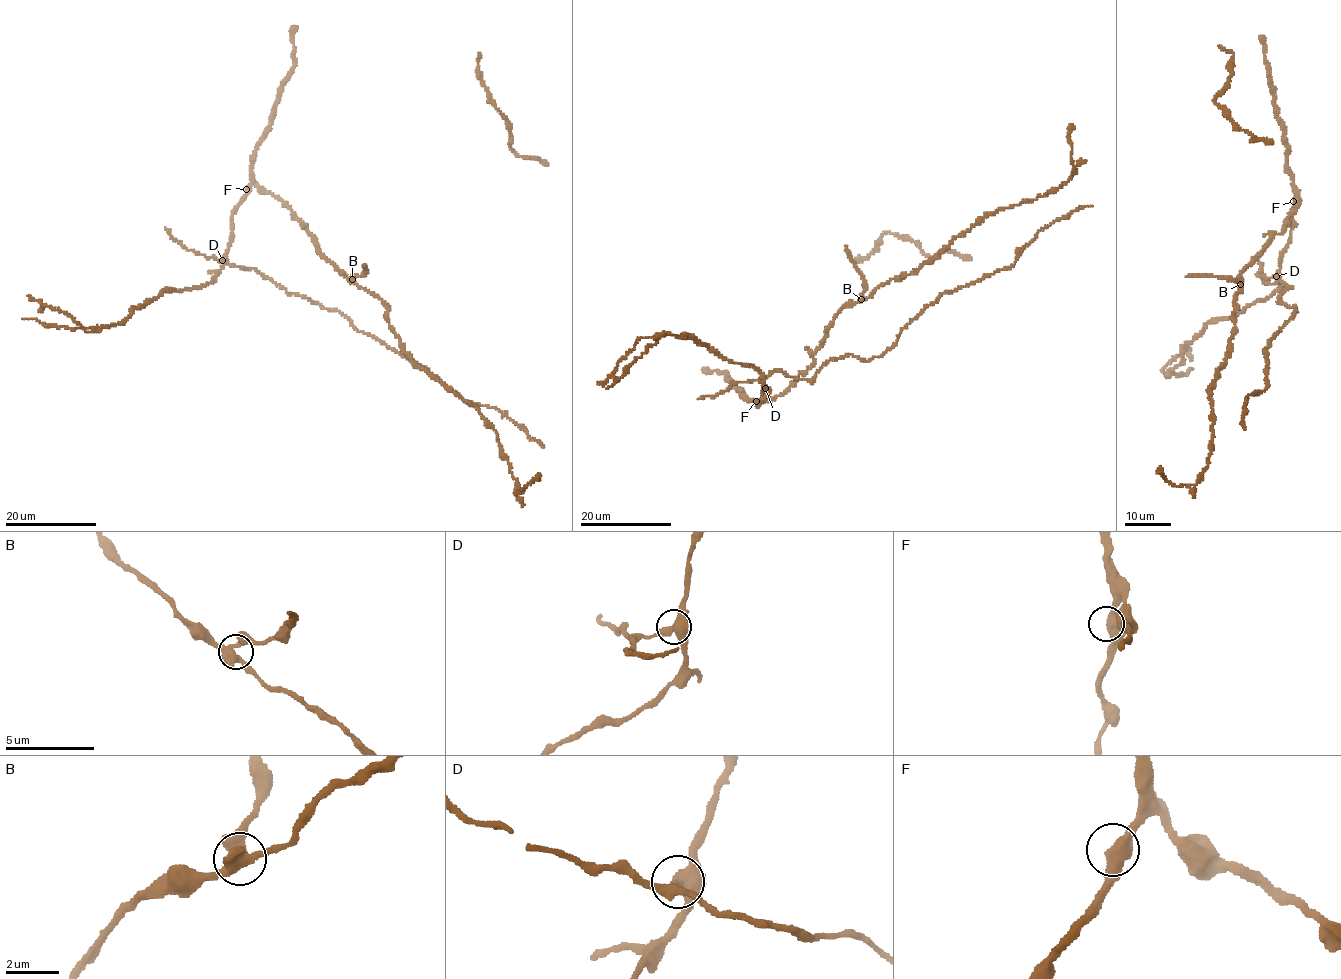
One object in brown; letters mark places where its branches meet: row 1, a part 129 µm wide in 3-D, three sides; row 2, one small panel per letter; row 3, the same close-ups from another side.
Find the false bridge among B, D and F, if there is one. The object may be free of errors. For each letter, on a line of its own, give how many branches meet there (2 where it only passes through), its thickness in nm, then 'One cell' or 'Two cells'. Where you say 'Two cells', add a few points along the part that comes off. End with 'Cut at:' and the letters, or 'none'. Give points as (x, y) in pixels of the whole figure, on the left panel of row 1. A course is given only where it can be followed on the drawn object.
B: Branches: 3. Thickness 400 nm. One cell
D: Branches: 4. Thickness 400 nm. Two cells. Course of the part to remove: (223, 259), (255, 269), (290, 293), (335, 309), (354, 328), (421, 364), (462, 399), (493, 408), (543, 447)
F: Branches: 3. Thickness 380 nm. One cell
Cut at: D

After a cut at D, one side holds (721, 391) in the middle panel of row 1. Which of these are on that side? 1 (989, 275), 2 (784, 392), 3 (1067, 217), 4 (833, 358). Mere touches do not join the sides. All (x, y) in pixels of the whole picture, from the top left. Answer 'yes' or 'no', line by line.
1: yes
2: no
3: yes
4: yes

